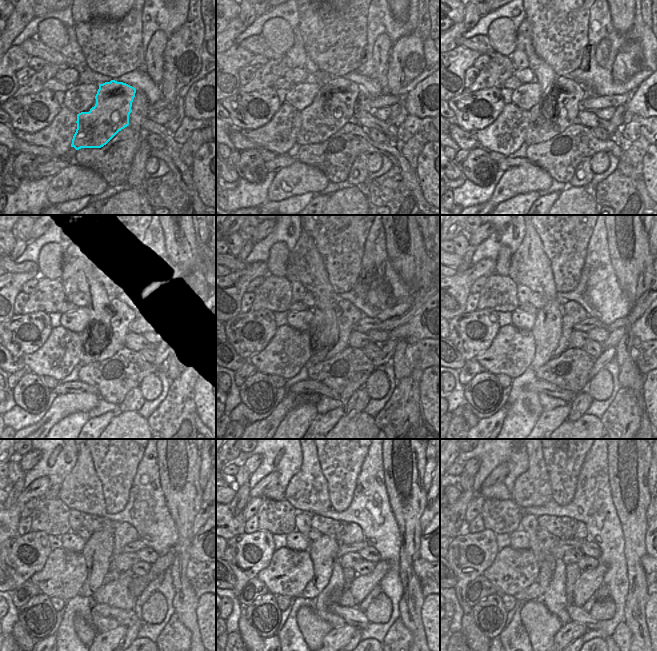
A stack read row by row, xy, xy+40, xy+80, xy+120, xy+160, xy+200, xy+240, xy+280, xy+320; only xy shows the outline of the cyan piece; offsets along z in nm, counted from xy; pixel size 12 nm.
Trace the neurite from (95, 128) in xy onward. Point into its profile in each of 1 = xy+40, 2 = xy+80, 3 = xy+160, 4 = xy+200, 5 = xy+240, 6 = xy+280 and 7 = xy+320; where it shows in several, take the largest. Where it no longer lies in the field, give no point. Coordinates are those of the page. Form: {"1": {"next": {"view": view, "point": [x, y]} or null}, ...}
{"1": {"next": {"view": "xy+40", "point": [338, 97]}}, "2": {"next": {"view": "xy+80", "point": [570, 93]}}, "3": {"next": {"view": "xy+160", "point": [350, 314]}}, "4": {"next": {"view": "xy+200", "point": [573, 312]}}, "5": {"next": {"view": "xy+240", "point": [125, 533]}}, "6": {"next": {"view": "xy+280", "point": [352, 533]}}, "7": {"next": {"view": "xy+320", "point": [581, 532]}}}

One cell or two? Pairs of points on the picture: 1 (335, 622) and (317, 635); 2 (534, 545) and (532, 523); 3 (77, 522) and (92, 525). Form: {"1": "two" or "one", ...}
{"1": "two", "2": "one", "3": "two"}

